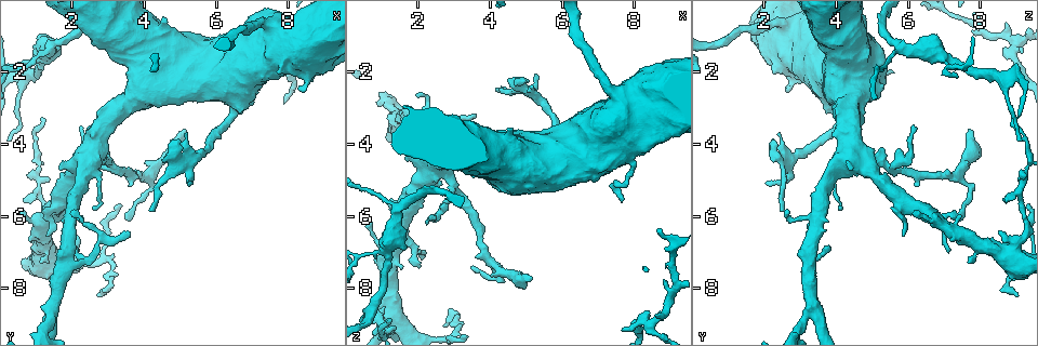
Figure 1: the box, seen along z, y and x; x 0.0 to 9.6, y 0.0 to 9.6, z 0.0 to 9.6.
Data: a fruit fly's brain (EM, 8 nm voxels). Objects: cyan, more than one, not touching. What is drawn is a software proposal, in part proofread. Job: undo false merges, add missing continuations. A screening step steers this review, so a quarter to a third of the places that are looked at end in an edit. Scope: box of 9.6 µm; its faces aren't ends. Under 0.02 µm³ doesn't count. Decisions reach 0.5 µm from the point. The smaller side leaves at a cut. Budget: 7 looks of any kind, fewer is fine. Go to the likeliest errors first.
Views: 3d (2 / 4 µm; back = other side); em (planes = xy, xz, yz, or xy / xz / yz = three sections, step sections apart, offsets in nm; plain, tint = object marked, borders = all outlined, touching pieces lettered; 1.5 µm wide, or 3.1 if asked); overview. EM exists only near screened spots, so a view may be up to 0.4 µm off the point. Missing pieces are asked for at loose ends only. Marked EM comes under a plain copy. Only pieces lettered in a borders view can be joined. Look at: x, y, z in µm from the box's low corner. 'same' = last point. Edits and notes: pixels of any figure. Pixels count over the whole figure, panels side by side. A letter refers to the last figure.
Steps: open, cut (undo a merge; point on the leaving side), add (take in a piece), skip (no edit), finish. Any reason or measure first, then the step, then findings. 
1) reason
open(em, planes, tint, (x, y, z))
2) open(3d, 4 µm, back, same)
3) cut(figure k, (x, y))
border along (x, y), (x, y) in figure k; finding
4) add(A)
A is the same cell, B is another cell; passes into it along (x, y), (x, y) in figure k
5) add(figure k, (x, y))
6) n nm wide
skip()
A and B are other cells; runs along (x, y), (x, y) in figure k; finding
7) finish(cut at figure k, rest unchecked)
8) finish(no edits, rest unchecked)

tapers out
open(3d, 4 µm, (0.65, 5.80, 6.15))

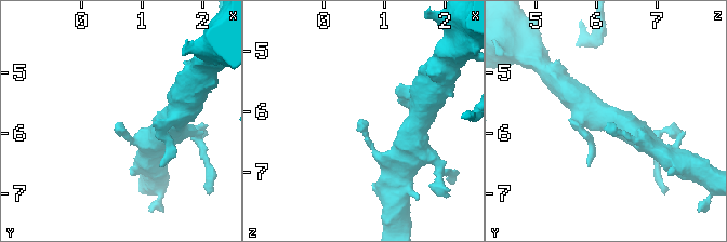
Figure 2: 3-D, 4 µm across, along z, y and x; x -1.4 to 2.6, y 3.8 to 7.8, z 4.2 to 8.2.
open(em, yz, step 4, tint, (0.55, 5.80, 6.15))

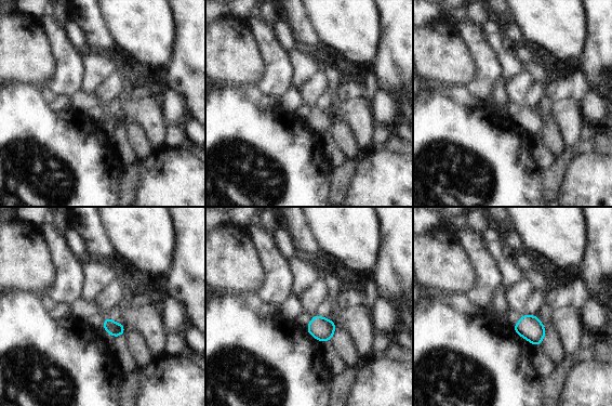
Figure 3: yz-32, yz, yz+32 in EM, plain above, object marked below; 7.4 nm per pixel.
open(em, xy, step 8, borders, same)

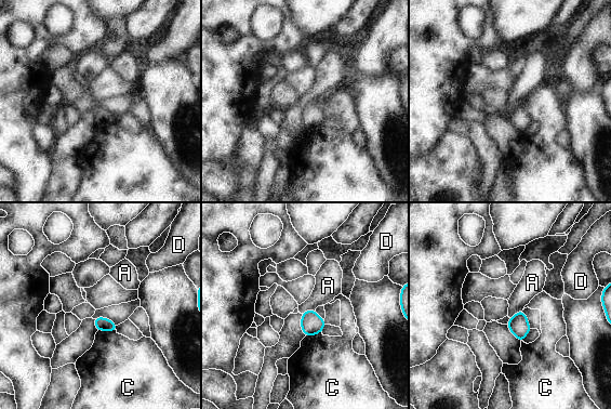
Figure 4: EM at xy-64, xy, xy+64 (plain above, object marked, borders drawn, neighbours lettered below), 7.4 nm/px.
skip()
A, C and D are other cells; border along (522, 308), (509, 318) in figure 4; no lettered piece goes on from it

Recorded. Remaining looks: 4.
free end
open(em, planes, tint, (2.10, 6.95, 7.10))

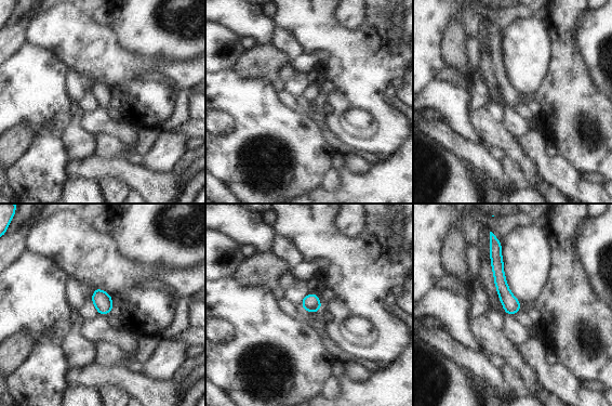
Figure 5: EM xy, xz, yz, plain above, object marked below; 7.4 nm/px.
open(em, planes, borders, same)

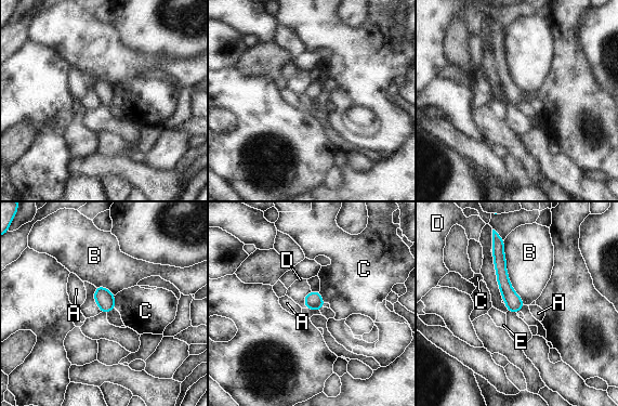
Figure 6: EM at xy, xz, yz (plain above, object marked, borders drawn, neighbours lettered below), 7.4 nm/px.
skip()
A, B, C, D and E are other cells; runs along (500, 241), (500, 271), (515, 310) in figure 6; no lettered piece goes on from it

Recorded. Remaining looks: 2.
sharp bend
open(em, planes, borders, (3.05, 7.35, 9.05))

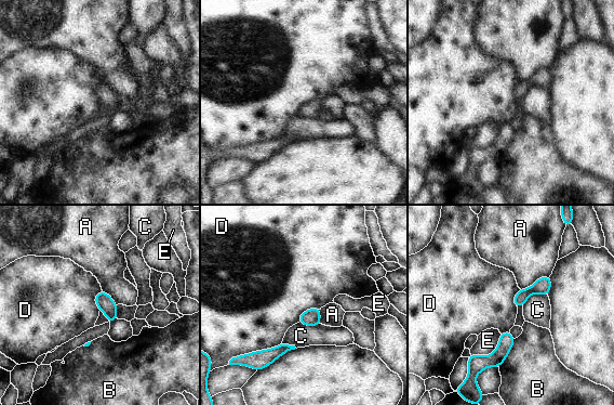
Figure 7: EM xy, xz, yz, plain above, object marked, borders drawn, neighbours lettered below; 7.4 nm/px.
skip()
A, B, C, D and E are other cells; border along (281, 343), (254, 350), (245, 355) in figure 7; one neuron here

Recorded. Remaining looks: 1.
finish(no edits, rest unchecked)

